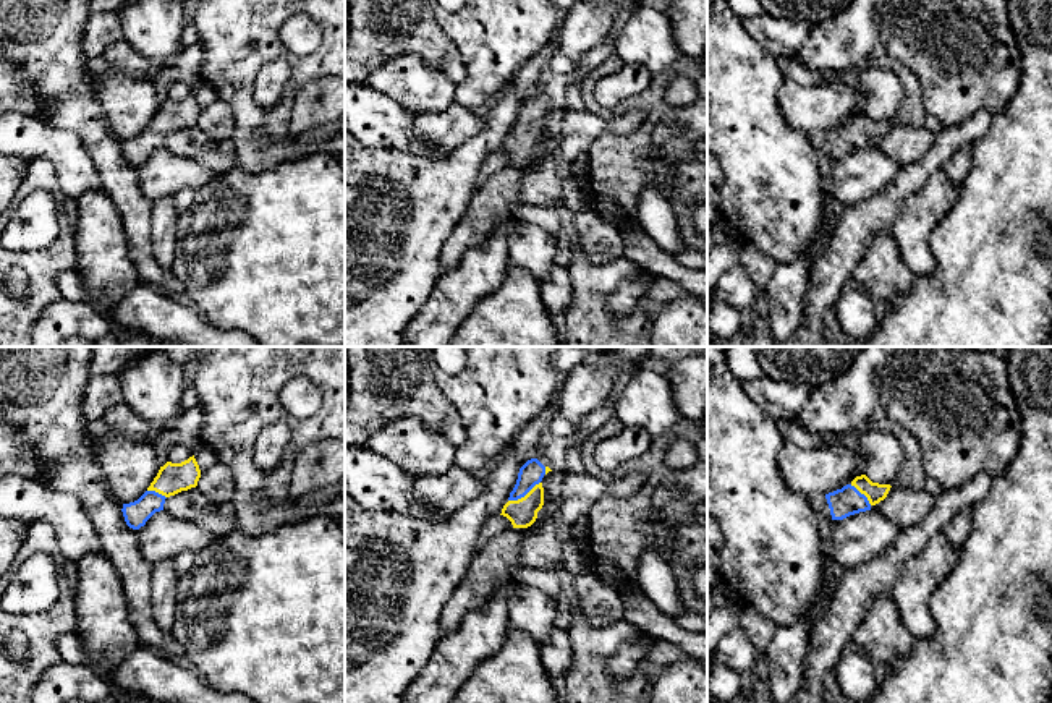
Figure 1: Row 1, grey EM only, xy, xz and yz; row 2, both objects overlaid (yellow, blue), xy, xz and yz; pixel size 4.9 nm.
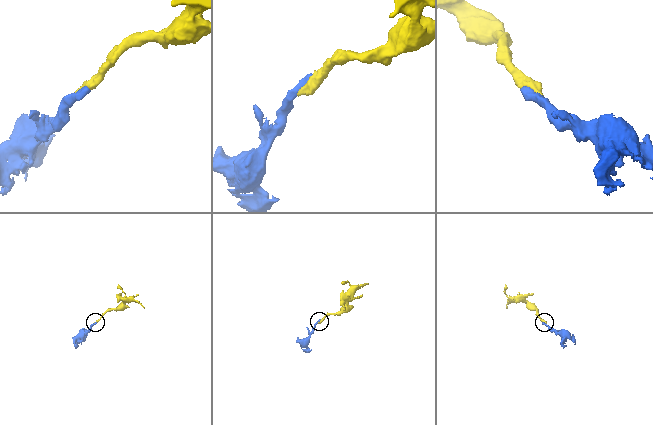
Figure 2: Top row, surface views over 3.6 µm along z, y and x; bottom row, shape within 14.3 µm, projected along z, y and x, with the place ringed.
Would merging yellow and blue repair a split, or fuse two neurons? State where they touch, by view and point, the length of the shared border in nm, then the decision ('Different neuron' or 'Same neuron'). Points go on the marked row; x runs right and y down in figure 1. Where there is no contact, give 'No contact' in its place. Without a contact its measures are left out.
Touches yellow at xz (525, 496). Shared border 190 nm. Same neuron

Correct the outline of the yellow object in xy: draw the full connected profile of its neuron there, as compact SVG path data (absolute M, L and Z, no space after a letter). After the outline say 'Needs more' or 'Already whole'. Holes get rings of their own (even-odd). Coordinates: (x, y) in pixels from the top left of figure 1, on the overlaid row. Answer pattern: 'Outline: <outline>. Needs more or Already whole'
Outline: M194 455L181 463L167 462L138 501L123 504L126 525L139 530L155 512L163 510L167 497L196 488L199 478L201 470Z. Needs more

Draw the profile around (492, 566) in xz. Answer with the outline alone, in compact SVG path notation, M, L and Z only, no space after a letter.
M554 470L544 475L541 481L544 505L531 526L507 530L477 549L464 578L443 606L440 616L442 637L452 633L468 612L481 609L502 585L513 580L513 569L521 565L523 541L560 513L563 476L565 471Z

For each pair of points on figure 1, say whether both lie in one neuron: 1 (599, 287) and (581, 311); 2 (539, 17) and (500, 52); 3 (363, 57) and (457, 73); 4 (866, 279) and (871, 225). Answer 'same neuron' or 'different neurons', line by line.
1: same neuron
2: same neuron
3: same neuron
4: different neurons

